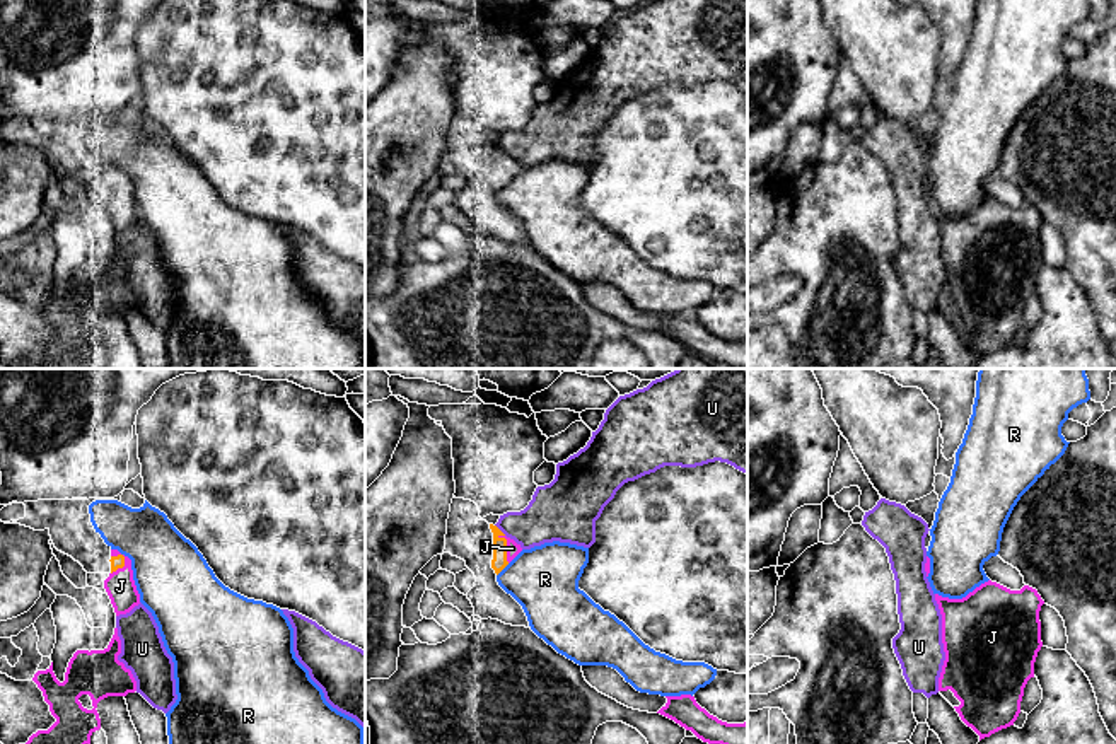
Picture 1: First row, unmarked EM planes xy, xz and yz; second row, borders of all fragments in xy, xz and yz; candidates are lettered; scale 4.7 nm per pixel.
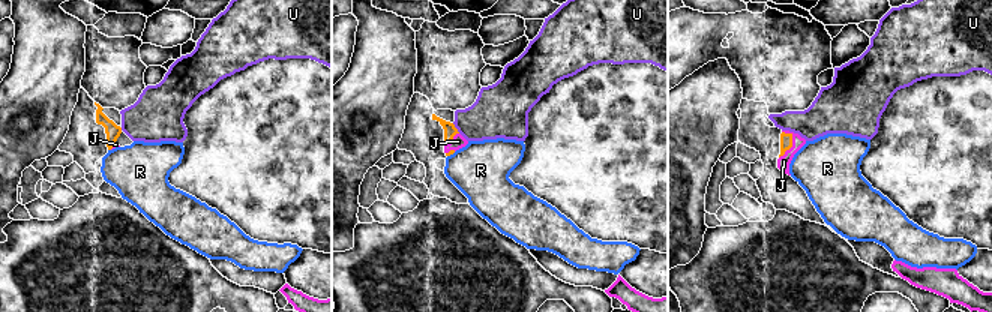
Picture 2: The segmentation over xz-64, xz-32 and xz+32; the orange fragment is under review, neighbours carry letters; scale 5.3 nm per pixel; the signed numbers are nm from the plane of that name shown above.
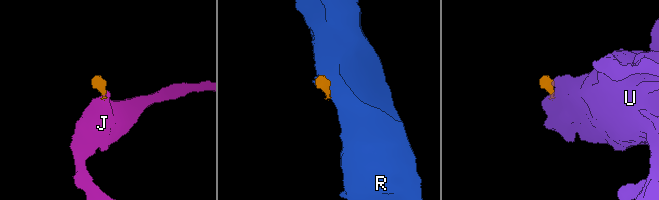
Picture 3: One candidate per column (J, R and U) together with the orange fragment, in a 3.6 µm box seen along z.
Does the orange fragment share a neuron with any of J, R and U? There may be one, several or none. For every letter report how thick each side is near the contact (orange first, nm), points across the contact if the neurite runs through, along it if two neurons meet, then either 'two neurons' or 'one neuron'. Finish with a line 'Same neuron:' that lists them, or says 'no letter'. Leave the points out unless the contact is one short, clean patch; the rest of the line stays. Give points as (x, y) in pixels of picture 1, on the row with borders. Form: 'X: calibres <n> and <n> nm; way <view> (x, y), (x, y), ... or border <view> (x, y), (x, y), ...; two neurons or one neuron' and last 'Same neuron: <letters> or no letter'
J: calibres 70 and 60 nm; way xz (499, 562), (505, 548), (512, 548); one neuron
R: calibres 70 and 320 nm; border xz (509, 563), (497, 575); two neurons
U: calibres 70 and 240 nm; two neurons
Same neuron: J

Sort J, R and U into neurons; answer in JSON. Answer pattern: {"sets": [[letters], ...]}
{"sets": [["J"], ["R"], ["U"]]}

